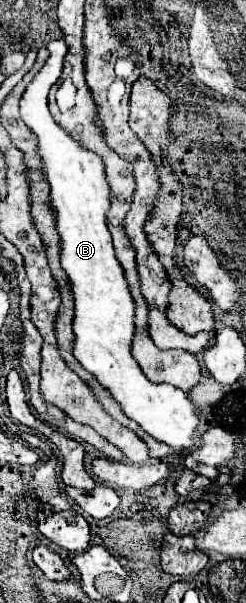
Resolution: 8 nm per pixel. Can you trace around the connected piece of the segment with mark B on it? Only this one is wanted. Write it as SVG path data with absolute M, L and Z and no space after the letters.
M57 39L51 41L47 49L51 57L21 97L21 117L39 137L39 155L43 159L45 177L51 185L51 203L57 211L61 267L65 269L75 293L73 355L105 389L109 389L115 401L123 407L125 415L137 421L149 435L167 445L191 449L197 441L199 411L191 403L189 393L165 383L151 383L131 355L131 339L135 335L135 301L131 301L131 291L127 287L123 267L115 259L113 239L107 229L105 217L111 207L111 187L107 183L105 163L97 153L85 149L83 143L71 139L71 135L67 135L67 131L51 119L47 95L63 73L67 43Z

